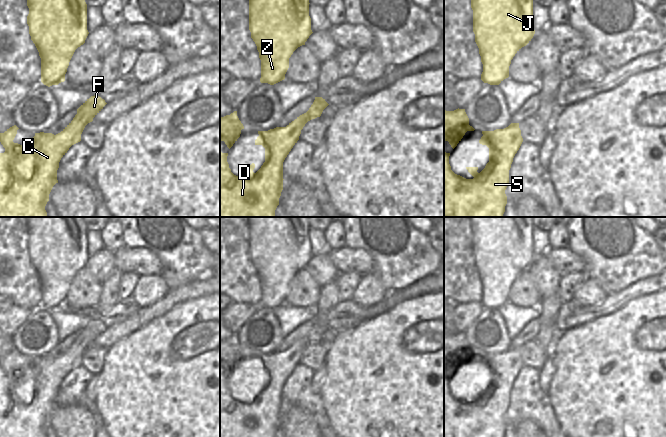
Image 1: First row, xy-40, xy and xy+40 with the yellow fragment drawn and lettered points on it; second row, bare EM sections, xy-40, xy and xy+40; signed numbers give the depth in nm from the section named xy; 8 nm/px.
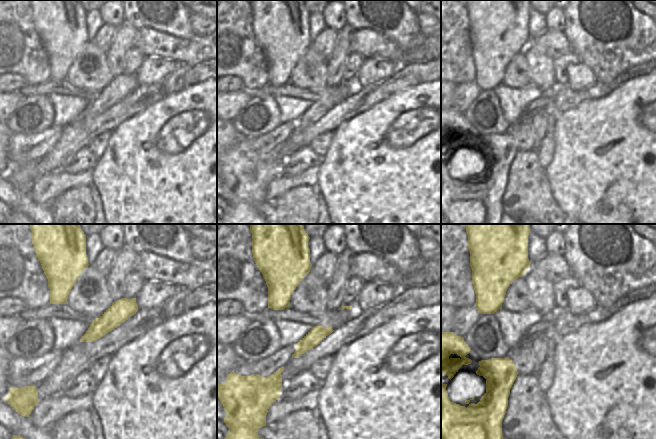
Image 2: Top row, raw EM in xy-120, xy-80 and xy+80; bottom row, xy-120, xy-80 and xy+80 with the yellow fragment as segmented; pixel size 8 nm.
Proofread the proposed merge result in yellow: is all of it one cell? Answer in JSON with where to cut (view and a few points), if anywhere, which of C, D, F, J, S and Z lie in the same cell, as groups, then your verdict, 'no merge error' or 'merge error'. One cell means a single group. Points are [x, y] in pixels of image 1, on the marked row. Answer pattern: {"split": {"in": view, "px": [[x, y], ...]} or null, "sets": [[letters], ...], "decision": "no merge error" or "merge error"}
{"split": null, "sets": [["C", "D", "F", "J", "S", "Z"]], "decision": "no merge error"}

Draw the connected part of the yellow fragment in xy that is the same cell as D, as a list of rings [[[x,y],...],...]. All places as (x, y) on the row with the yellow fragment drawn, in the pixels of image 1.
[[[315,97],[309,110],[297,117],[286,127],[276,127],[268,131],[258,131],[259,136],[255,145],[265,148],[265,162],[254,173],[255,164],[241,169],[250,178],[242,179],[231,172],[227,162],[228,153],[220,151],[220,217],[275,217],[275,210],[279,205],[279,198],[283,190],[283,162],[293,146],[299,140],[301,130],[305,124],[320,117],[329,104],[322,97]]]

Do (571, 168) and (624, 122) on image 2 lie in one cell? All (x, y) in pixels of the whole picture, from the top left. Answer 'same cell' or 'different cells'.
same cell

